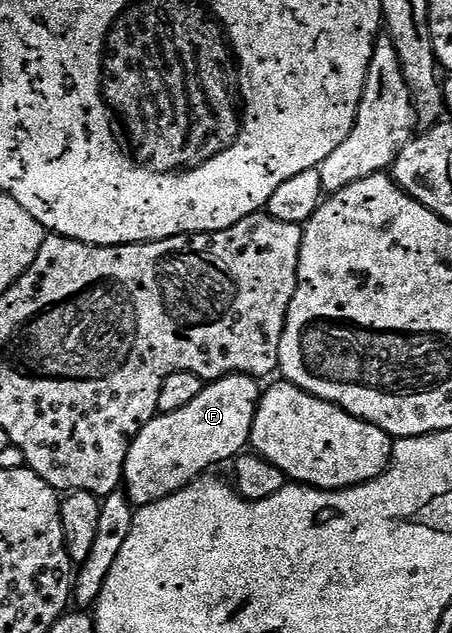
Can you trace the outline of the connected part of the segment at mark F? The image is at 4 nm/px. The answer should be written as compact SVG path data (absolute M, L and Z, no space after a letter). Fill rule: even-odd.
M224 376L221 380L210 381L189 402L189 406L181 406L181 410L173 410L156 414L149 423L137 434L137 438L129 446L129 454L125 458L123 467L123 484L125 495L136 509L147 504L156 504L161 498L169 498L186 484L200 479L204 474L212 471L214 464L223 464L234 461L240 452L248 447L251 439L251 427L255 411L259 408L261 395L260 381L254 376Z

